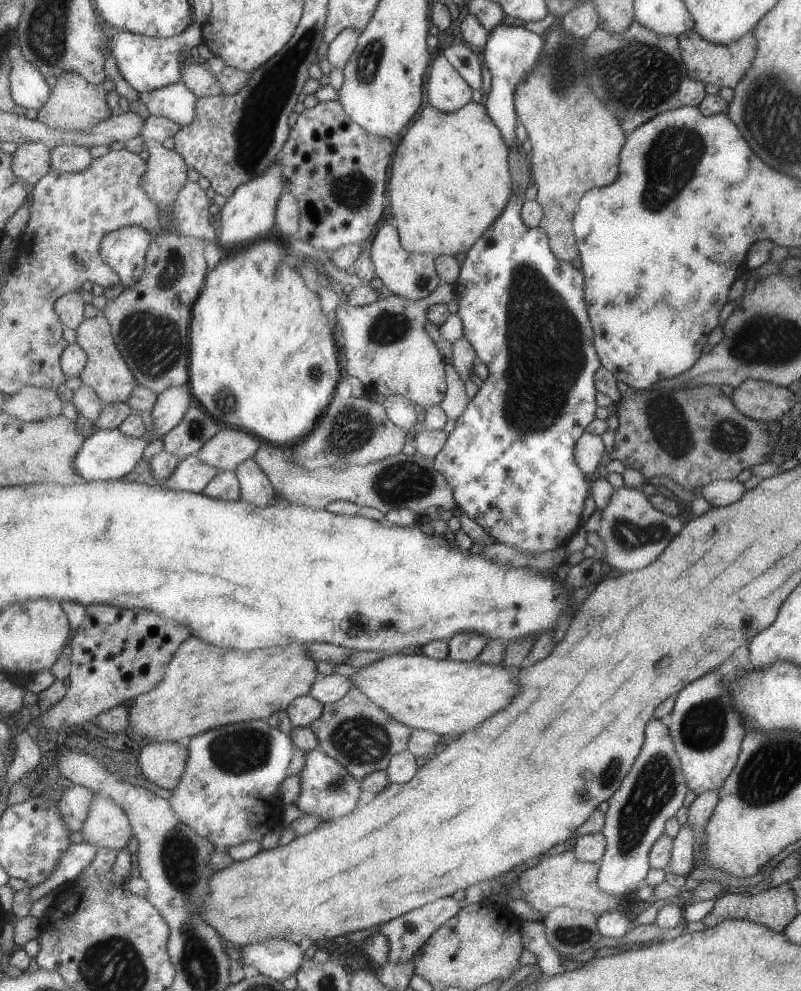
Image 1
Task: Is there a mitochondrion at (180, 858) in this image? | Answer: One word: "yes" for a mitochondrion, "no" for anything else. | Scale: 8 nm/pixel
yes

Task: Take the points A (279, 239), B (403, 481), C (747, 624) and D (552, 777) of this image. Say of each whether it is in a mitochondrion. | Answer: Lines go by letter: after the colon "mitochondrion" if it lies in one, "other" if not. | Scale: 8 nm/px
A: other
B: mitochondrion
C: other
D: other

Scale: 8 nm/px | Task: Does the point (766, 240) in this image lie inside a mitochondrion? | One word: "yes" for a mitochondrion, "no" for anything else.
no

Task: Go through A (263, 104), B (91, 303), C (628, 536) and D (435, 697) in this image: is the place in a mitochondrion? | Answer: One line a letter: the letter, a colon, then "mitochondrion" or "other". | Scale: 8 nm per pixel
A: mitochondrion
B: other
C: mitochondrion
D: other

